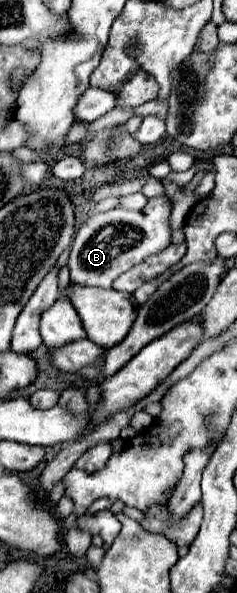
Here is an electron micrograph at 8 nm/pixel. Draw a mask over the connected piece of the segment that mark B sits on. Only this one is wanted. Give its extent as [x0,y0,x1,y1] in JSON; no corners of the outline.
[69,197,171,289]

